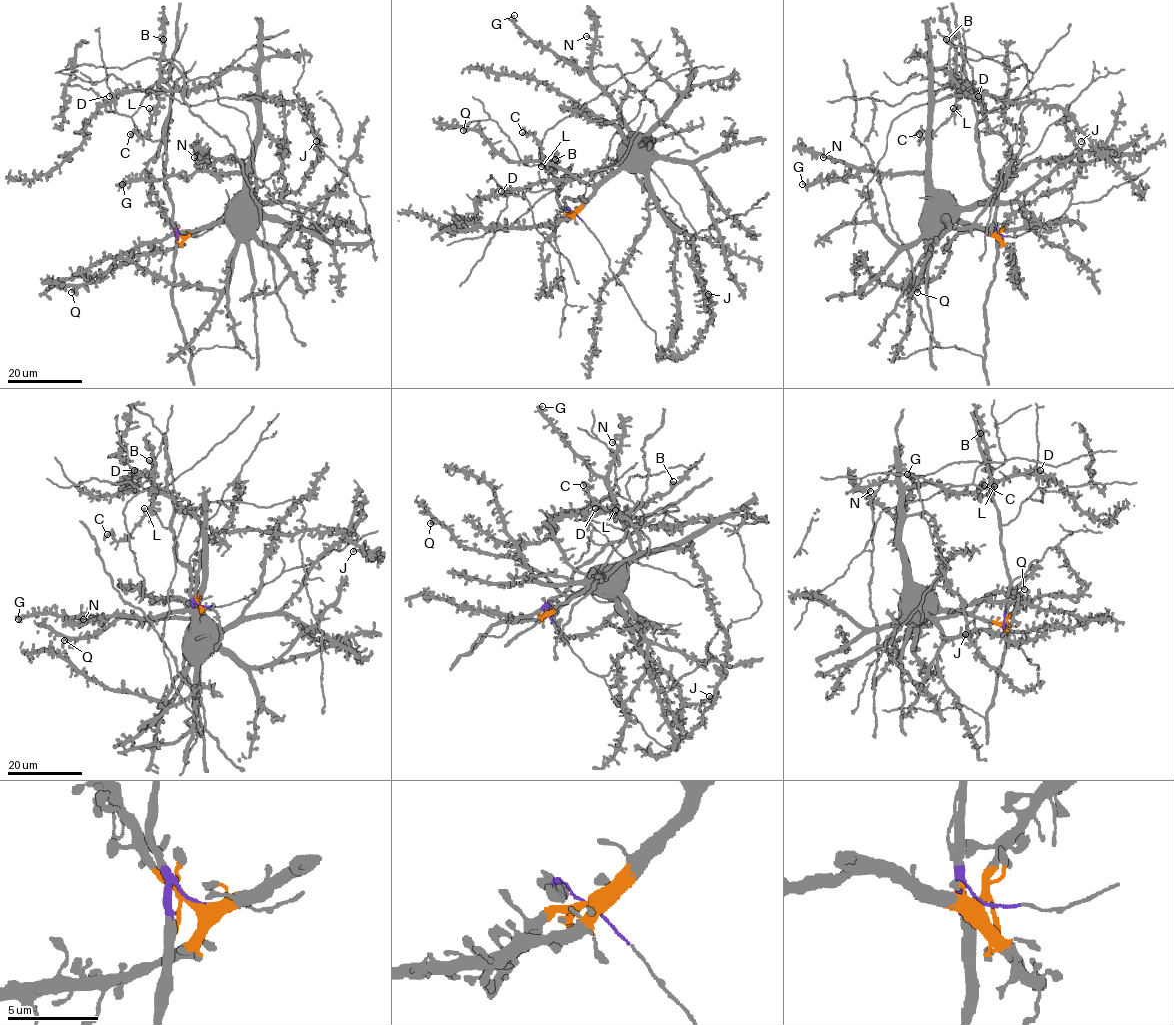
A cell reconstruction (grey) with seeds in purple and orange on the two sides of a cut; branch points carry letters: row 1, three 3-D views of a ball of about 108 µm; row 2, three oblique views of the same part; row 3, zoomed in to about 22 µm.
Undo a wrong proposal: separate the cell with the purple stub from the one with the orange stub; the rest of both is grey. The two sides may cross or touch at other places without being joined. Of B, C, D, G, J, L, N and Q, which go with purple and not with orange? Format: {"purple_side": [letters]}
{"purple_side": ["B", "C", "L"]}

